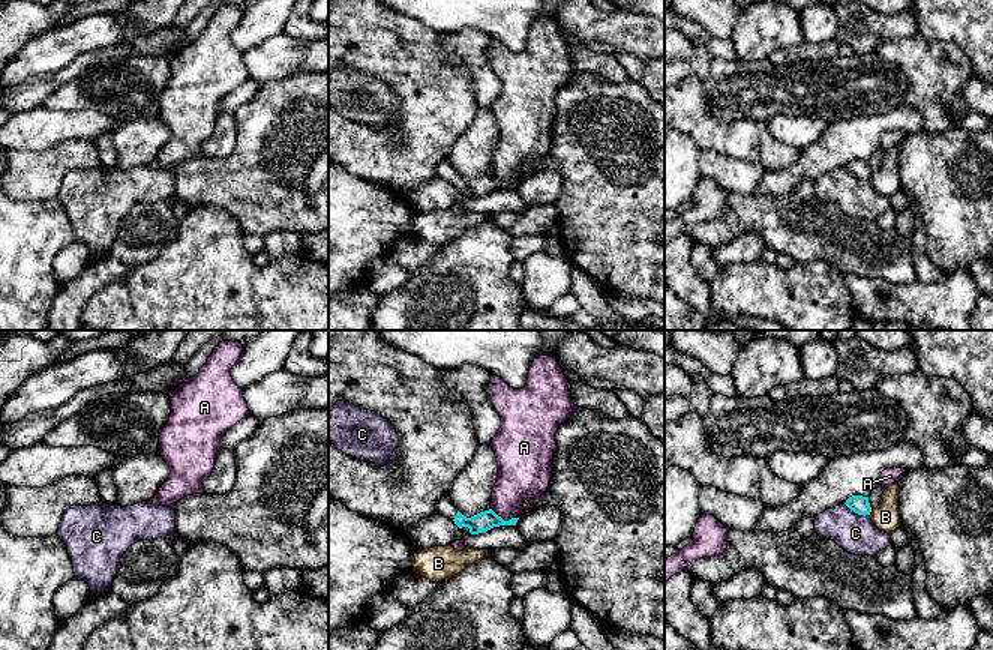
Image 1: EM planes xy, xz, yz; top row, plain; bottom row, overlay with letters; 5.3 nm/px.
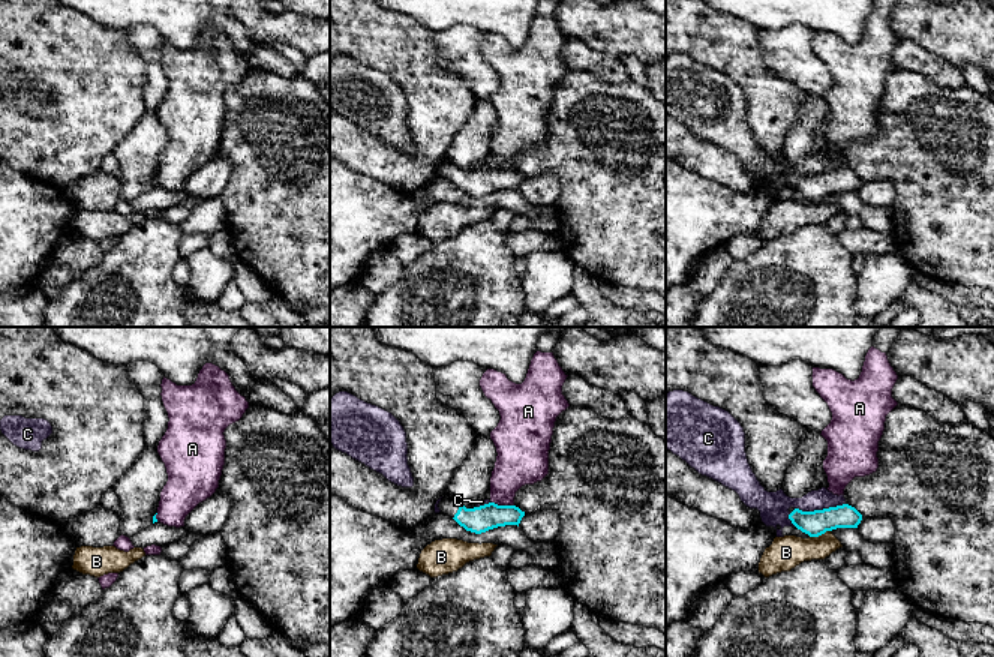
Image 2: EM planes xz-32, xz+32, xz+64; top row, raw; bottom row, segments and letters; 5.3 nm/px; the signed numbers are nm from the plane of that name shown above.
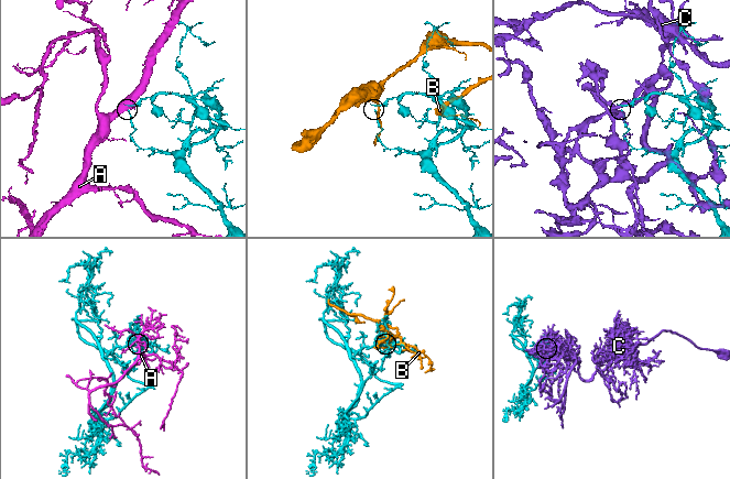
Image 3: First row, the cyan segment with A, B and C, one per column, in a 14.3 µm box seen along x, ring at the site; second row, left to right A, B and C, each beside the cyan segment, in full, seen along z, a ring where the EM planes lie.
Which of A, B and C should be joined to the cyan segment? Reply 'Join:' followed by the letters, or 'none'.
Join: none

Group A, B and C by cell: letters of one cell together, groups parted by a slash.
A / B / C

